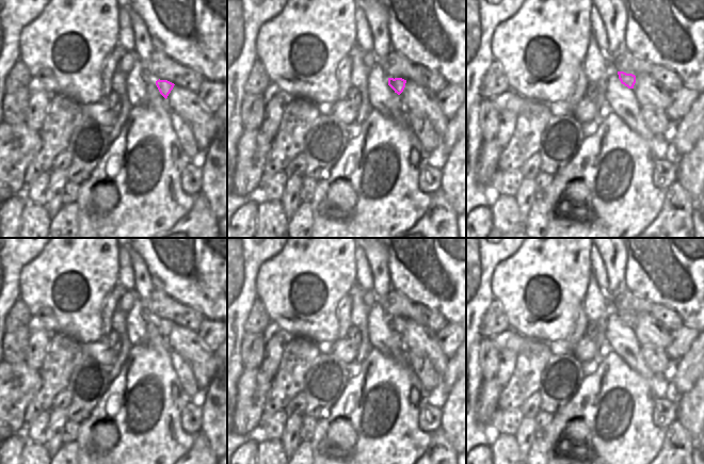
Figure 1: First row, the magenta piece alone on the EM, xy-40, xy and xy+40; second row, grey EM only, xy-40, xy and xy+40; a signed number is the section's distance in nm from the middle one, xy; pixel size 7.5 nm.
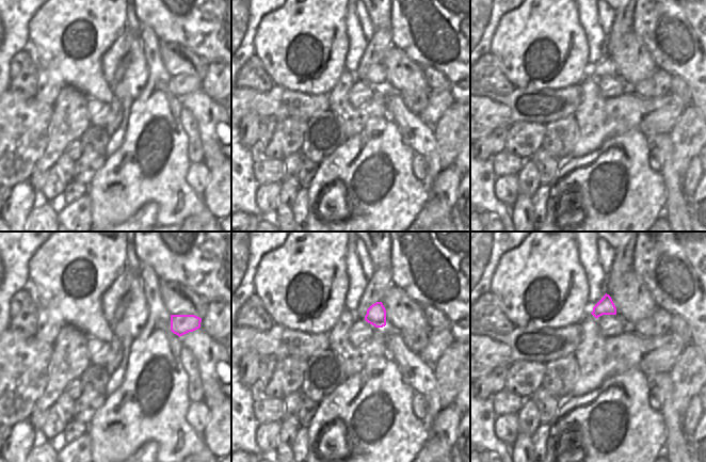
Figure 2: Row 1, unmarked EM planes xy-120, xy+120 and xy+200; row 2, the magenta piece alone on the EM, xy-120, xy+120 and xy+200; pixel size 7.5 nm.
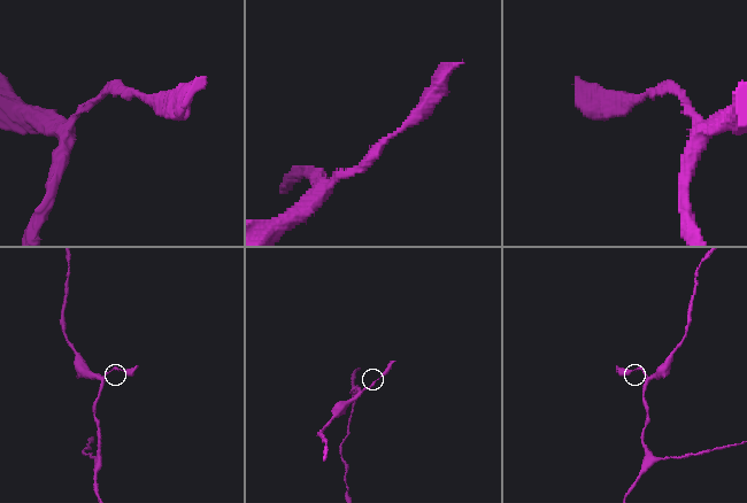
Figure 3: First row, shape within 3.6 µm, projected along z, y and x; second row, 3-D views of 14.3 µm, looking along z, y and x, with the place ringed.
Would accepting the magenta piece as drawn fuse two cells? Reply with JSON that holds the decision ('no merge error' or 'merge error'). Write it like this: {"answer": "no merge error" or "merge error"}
{"answer": "no merge error"}

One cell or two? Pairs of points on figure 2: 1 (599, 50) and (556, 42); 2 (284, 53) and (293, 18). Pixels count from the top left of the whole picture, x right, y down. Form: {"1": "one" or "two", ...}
{"1": "two", "2": "one"}

